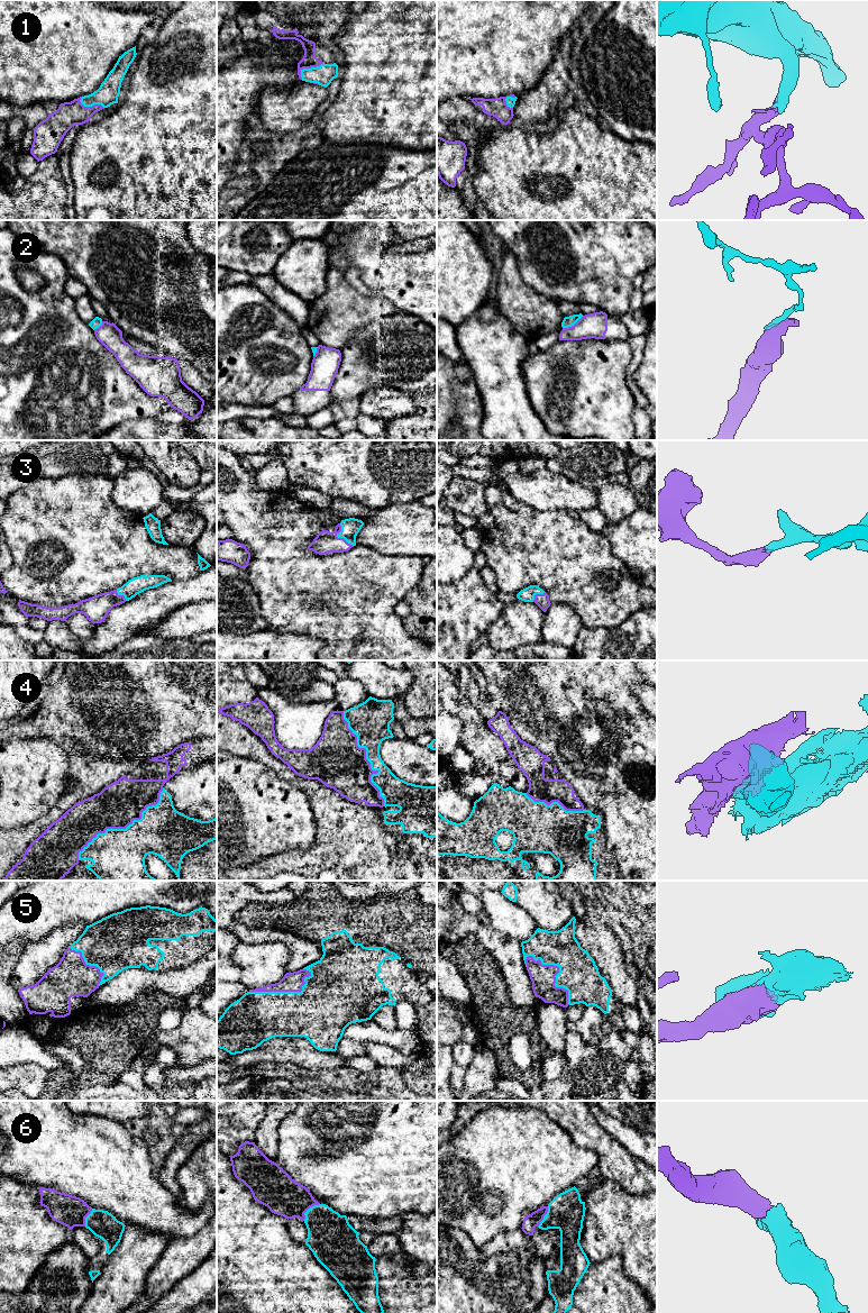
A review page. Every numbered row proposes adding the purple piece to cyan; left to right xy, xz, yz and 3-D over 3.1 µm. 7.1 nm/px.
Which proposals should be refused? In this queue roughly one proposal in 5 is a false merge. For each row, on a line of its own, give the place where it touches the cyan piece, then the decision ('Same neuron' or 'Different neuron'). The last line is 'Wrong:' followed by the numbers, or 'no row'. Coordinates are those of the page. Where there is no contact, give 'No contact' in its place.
1: Touches cyan at xz (308, 69). Same neuron
2: Touches cyan at yz (573, 325). Different neuron
3: Touches cyan at xz (339, 537). Same neuron
4: Touches cyan at xy (124, 829). Different neuron
5: Touches cyan at yz (557, 974). Same neuron
6: Touches cyan at xz (308, 1210). Same neuron
Wrong: 2, 4

